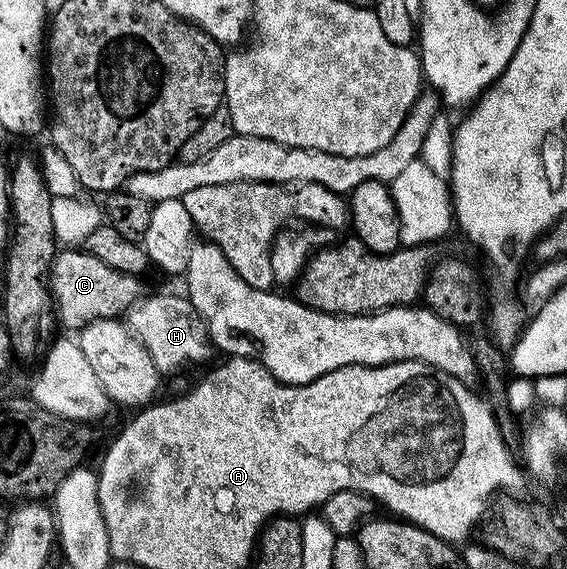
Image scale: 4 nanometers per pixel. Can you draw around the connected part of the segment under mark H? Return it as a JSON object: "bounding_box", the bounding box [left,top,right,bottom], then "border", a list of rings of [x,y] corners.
{"bounding_box":[127,296,211,373],"border":[[[149,296],[137,301],[127,312],[127,327],[147,350],[158,373],[173,372],[184,364],[201,364],[211,353],[209,331],[193,308],[192,302],[181,296]]]}

